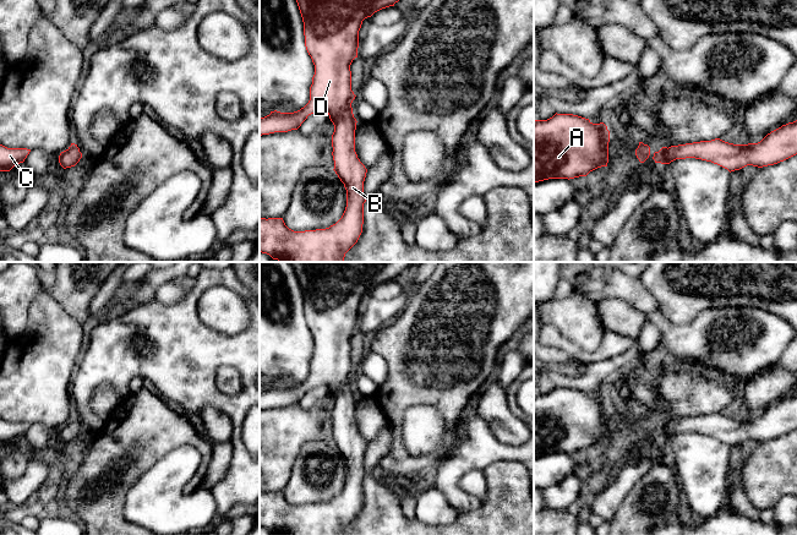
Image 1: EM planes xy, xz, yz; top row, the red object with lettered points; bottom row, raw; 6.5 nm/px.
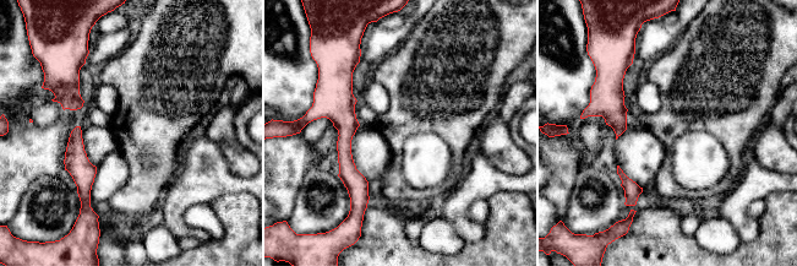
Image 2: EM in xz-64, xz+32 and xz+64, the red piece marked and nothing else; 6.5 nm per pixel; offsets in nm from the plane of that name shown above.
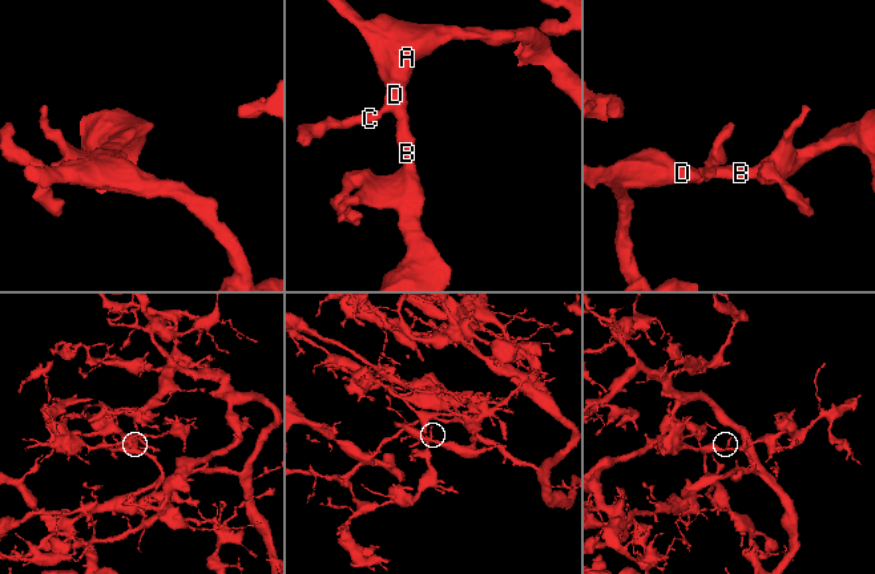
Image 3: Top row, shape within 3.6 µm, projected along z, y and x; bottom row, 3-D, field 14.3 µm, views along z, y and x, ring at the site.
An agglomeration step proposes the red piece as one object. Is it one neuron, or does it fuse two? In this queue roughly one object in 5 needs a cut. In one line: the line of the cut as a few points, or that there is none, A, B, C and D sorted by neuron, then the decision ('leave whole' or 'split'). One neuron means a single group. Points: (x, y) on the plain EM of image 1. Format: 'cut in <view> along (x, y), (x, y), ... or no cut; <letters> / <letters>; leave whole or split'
no cut; A B C D; leave whole

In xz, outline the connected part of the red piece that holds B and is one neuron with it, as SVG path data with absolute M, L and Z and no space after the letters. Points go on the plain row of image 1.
M290 262L302 296L305 321L315 339L309 377L297 386L271 386L260 393L260 410L297 404L309 389L324 384L334 399L332 409L334 446L346 464L346 481L342 492L326 503L294 506L283 492L260 492L260 526L278 535L344 535L345 528L357 517L364 498L364 455L367 443L355 426L356 393L351 377L350 339L357 332L359 305L362 295L375 286L394 280L405 269L420 262Z

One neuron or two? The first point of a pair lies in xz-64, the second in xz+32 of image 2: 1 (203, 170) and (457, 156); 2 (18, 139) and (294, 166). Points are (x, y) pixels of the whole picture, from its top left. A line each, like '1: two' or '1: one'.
1: two
2: one

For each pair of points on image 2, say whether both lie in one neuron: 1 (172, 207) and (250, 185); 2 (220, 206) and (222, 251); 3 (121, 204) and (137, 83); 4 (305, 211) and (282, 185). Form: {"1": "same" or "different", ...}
{"1": "same", "2": "same", "3": "same", "4": "different"}

